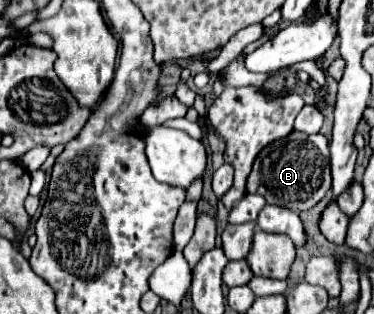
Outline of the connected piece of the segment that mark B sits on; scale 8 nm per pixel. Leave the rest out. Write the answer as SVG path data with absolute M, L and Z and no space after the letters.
M290 133L288 137L264 147L264 153L256 157L252 173L248 177L248 193L260 193L272 205L282 205L292 211L312 209L324 199L330 185L330 151L328 139L322 133Z

